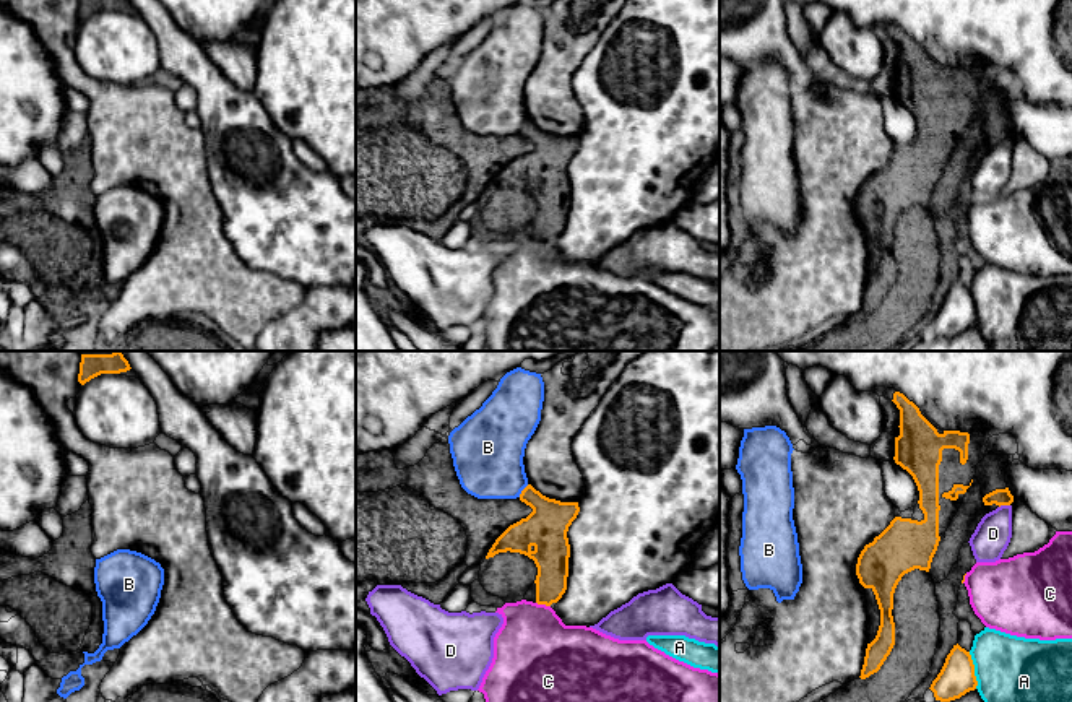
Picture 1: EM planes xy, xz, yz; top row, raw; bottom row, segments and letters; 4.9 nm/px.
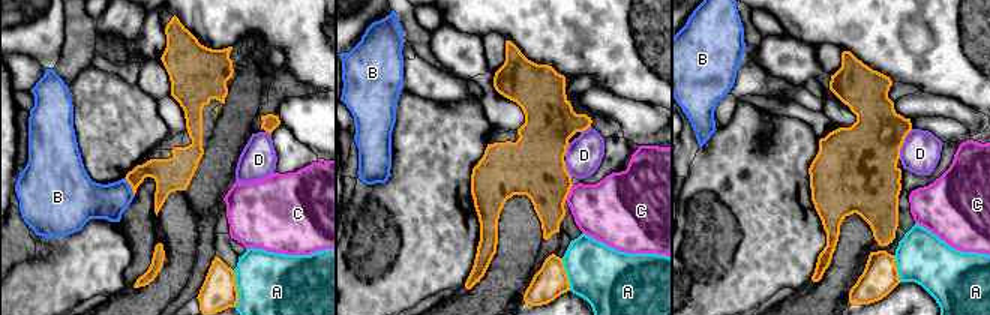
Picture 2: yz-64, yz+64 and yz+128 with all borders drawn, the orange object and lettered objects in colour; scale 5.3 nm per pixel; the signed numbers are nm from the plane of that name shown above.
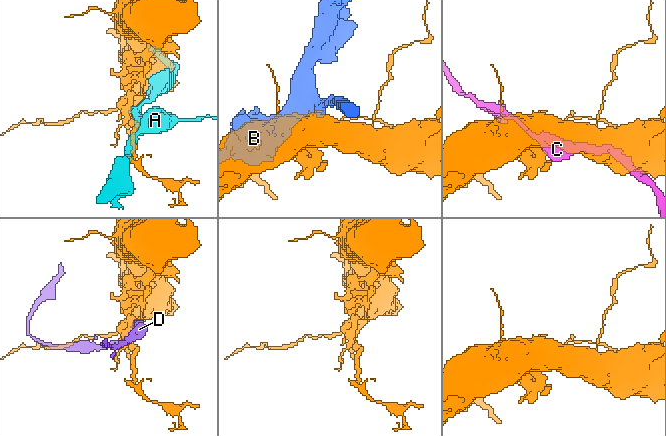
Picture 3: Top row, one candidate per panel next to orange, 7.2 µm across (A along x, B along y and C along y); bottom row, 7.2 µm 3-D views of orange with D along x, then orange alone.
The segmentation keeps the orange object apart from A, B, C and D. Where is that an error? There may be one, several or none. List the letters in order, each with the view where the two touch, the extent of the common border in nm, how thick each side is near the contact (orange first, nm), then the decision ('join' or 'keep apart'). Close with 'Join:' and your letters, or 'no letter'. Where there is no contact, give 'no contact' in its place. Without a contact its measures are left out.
A: contact in yz; length 190 nm; calibres 180 and 420 nm; keep apart
B: contact in xz; length 80 nm; calibres 220 and 360 nm; keep apart
C: contact in xz; length 80 nm; calibres 180 and 400 nm; keep apart
D: contact in yz; length 60 nm; calibres 80 and 180 nm; keep apart
Join: no letter

